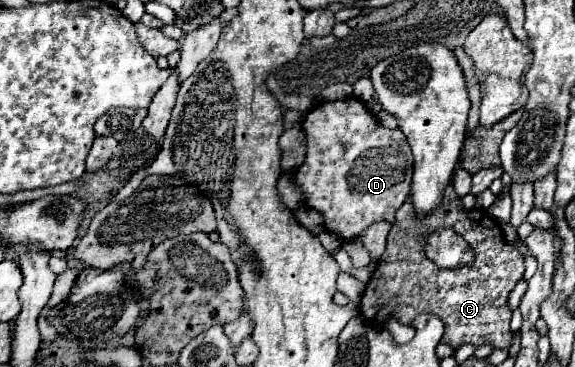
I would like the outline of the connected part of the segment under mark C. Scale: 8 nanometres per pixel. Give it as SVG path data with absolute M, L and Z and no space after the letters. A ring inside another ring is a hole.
M449 186L445 190L443 202L431 211L423 224L413 220L413 206L409 200L397 210L383 258L379 258L377 270L367 282L365 294L361 298L361 314L371 326L377 328L385 326L389 318L409 324L419 314L435 314L445 324L441 342L455 350L465 344L475 348L483 344L493 344L493 348L509 348L513 334L509 332L511 310L507 306L507 296L515 282L523 278L523 272L523 256L503 238L501 224L495 222L487 212L476 208L465 210L461 198ZM419 226L427 230L425 236L417 232ZM443 226L455 228L457 234L461 234L473 246L477 262L471 268L441 270L425 256L429 234Z

